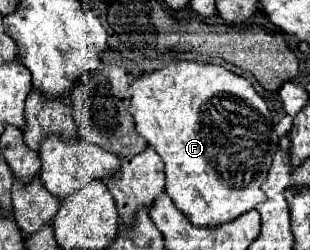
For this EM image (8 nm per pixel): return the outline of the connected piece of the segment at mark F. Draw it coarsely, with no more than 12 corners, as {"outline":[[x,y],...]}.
{"outline":[[171,59],[137,133],[195,225],[265,199],[279,135],[251,81]]}

